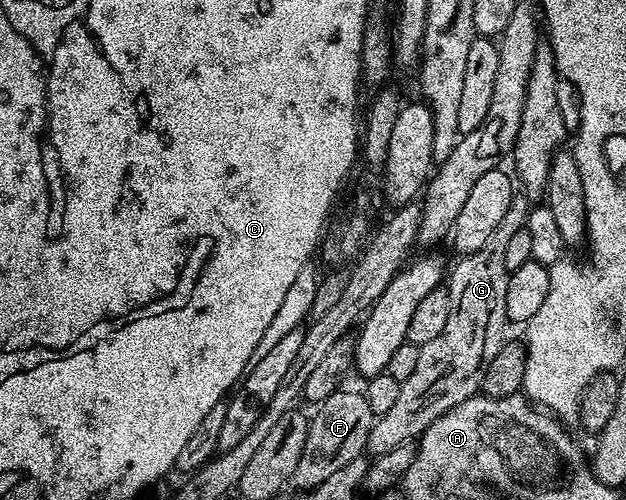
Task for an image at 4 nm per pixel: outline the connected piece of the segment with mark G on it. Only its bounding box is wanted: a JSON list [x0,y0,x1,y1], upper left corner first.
[365,195,531,457]

